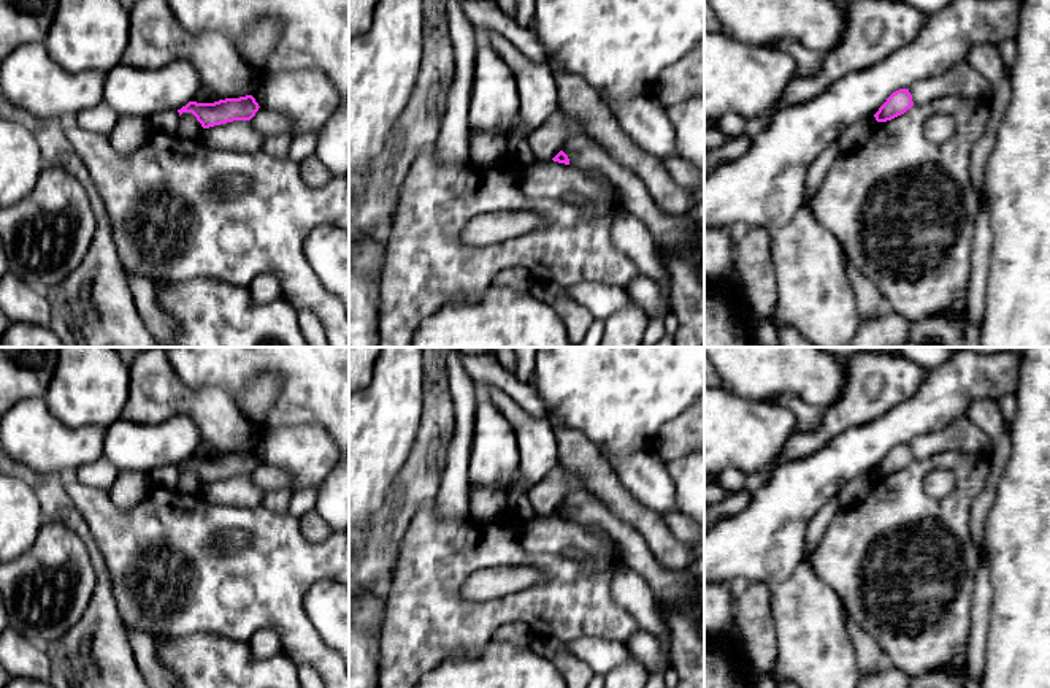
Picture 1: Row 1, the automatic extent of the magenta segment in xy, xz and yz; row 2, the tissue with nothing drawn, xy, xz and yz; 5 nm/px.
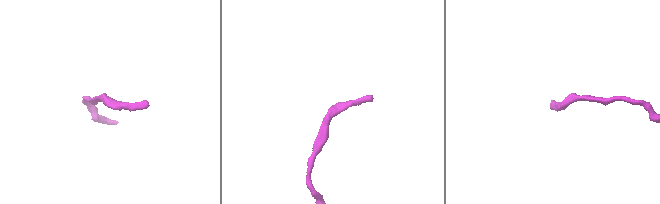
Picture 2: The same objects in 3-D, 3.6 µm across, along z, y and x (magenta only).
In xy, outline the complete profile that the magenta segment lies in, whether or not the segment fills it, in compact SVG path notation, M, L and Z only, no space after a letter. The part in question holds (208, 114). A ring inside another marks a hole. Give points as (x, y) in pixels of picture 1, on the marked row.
M252 95L240 98L225 98L214 103L197 103L189 101L186 106L178 109L182 113L192 113L203 128L233 122L233 120L251 120L259 111L259 103Z

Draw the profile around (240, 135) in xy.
M233 120L203 128L198 140L217 151L260 152L265 136L252 127L251 120Z

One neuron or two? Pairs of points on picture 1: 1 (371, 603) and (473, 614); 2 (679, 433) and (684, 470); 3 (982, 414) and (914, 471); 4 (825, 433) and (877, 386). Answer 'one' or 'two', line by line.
1: two
2: two
3: two
4: one

